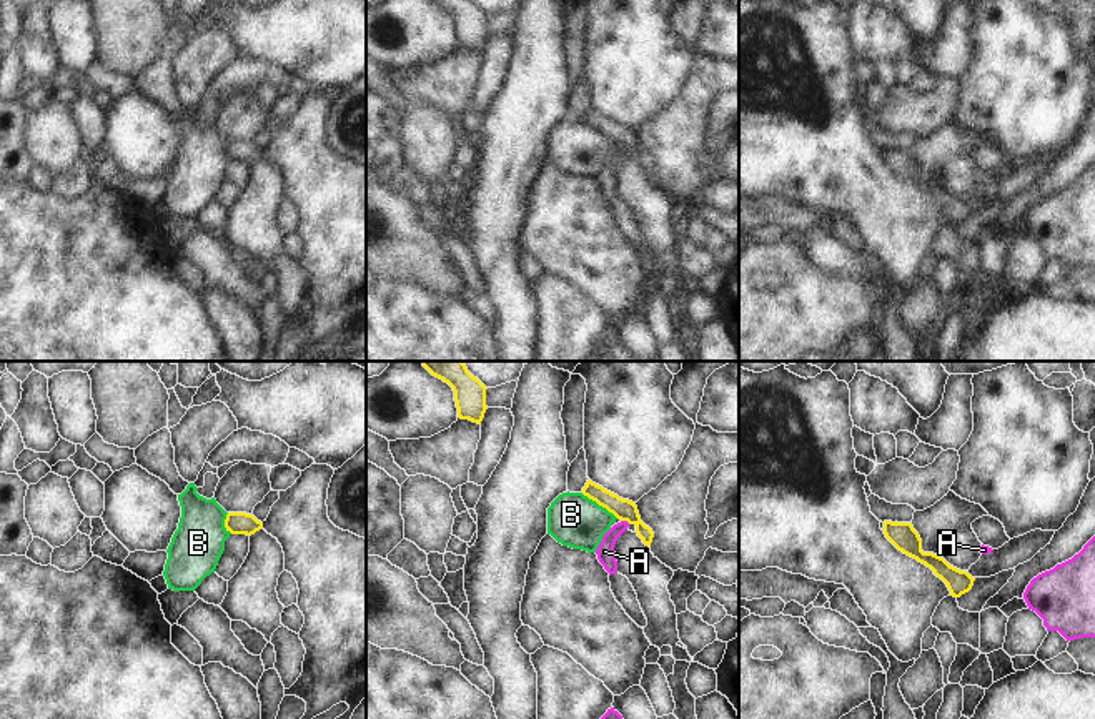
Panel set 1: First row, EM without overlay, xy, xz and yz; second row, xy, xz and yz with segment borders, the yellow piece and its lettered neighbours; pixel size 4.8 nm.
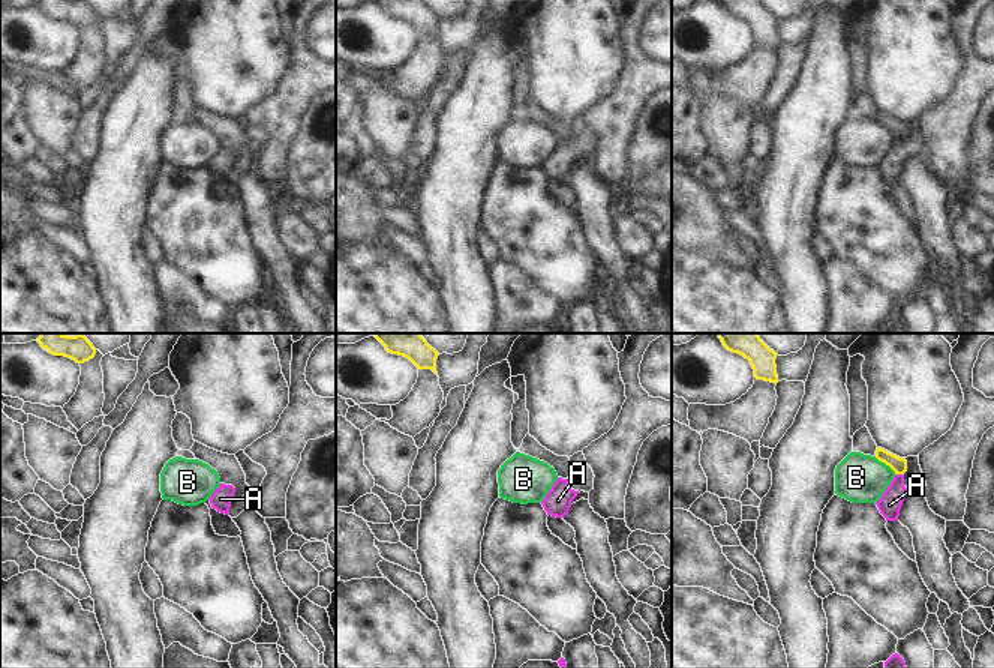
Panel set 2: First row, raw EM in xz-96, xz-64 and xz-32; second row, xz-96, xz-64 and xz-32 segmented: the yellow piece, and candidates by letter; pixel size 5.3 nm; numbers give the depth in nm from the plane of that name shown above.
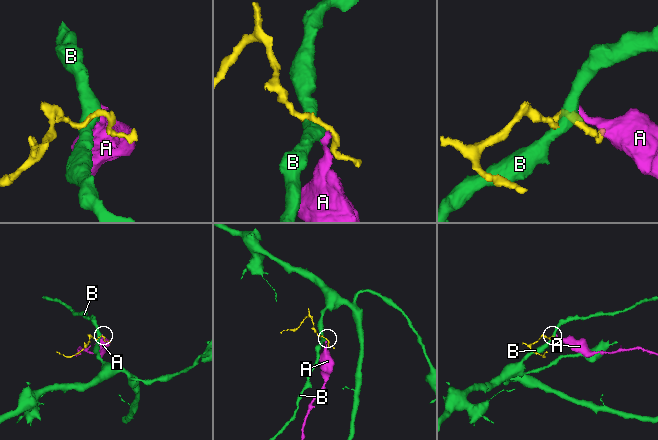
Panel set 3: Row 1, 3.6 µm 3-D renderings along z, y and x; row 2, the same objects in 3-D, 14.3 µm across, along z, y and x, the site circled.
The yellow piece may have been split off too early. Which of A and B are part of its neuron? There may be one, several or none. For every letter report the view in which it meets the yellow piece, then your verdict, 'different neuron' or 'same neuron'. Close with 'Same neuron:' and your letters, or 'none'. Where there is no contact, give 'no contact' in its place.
A: xz | different neuron
B: xz | different neuron
Same neuron: none

